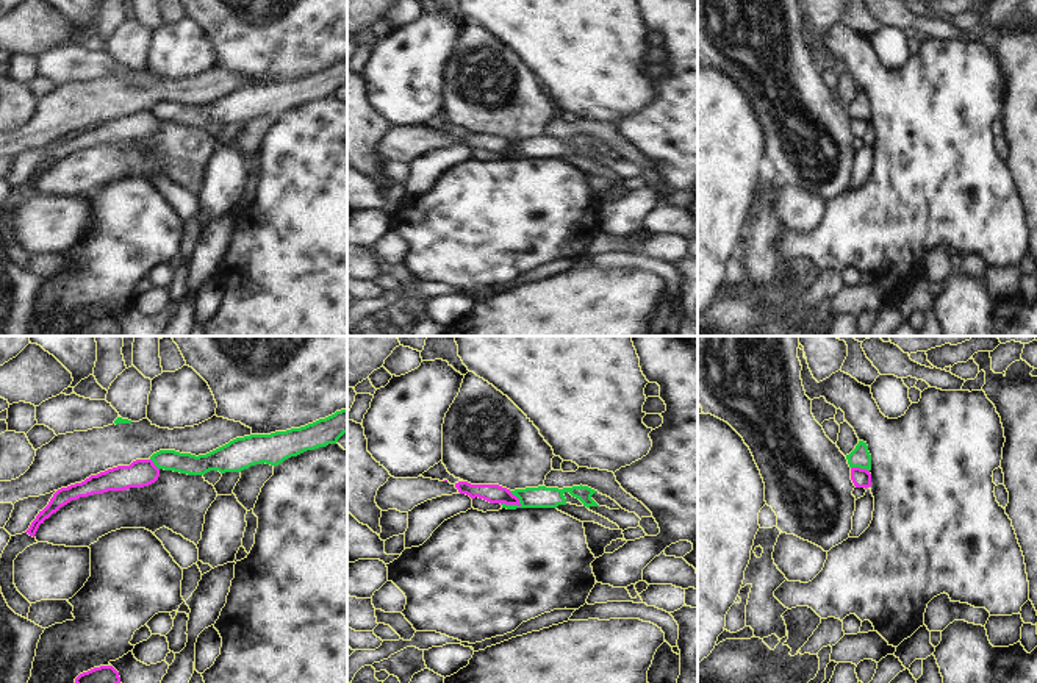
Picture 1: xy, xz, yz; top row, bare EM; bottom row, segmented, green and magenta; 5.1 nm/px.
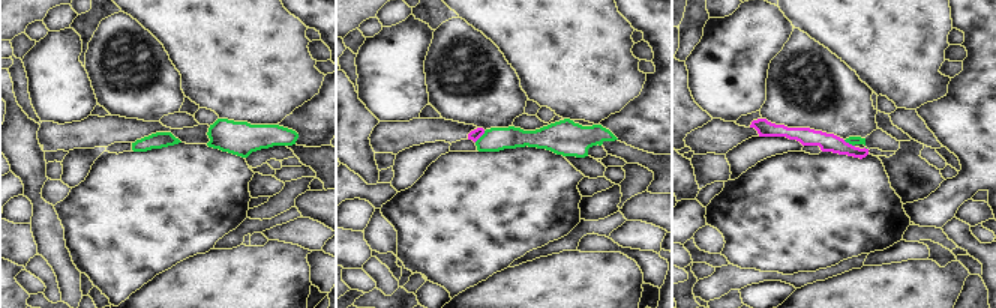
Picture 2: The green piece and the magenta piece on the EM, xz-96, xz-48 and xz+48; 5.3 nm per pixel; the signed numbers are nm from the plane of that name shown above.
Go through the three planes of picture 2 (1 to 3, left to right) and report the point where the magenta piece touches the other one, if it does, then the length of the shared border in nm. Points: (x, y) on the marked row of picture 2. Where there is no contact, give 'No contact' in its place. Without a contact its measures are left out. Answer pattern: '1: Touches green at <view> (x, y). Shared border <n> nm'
1: No contact
2: Touches green at xz-48 (480, 137). Shared border 90 nm
3: Touches green at xz+48 (849, 143). Shared border 70 nm.

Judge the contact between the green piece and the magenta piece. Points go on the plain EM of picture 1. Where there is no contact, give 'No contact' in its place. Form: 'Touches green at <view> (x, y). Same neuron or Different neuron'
Touches green at xz (512, 155). Different neuron.

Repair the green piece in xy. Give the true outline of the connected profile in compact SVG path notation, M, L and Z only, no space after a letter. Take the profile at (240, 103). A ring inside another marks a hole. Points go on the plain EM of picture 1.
M347 58L300 78L236 88L206 105L160 100L150 109L158 119L188 125L205 125L210 120L241 122L263 113L278 116L307 100L336 94L344 83L347 83Z

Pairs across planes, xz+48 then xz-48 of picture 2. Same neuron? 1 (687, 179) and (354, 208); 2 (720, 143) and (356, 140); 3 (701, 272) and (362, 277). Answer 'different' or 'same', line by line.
1: different
2: different
3: different

